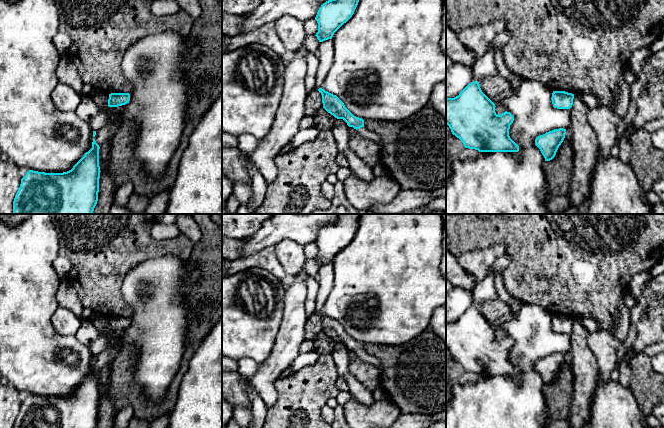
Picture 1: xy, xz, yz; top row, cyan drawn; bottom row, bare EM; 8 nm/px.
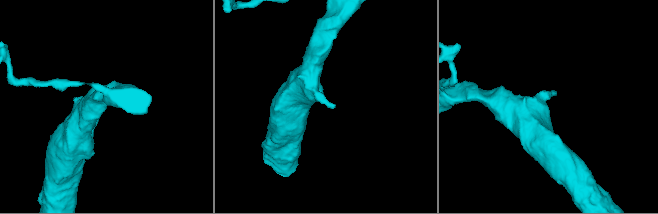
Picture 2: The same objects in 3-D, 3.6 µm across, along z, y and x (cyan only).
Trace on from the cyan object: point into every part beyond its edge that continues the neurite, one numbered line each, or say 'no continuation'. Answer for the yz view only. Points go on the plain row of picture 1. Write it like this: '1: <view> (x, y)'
no continuation

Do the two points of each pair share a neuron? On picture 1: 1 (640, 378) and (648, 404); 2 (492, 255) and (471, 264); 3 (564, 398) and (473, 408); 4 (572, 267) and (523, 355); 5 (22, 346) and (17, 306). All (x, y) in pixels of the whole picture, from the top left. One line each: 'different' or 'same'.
1: same
2: same
3: different
4: different
5: same

